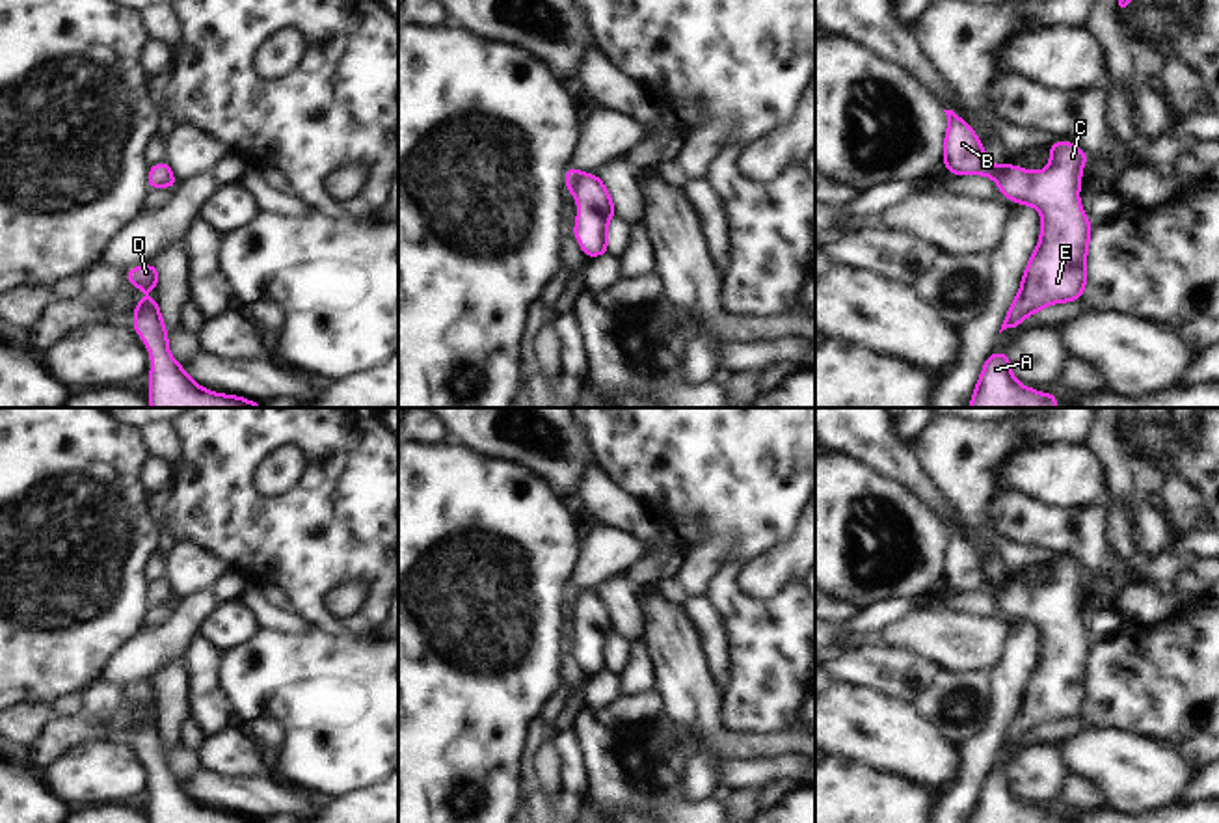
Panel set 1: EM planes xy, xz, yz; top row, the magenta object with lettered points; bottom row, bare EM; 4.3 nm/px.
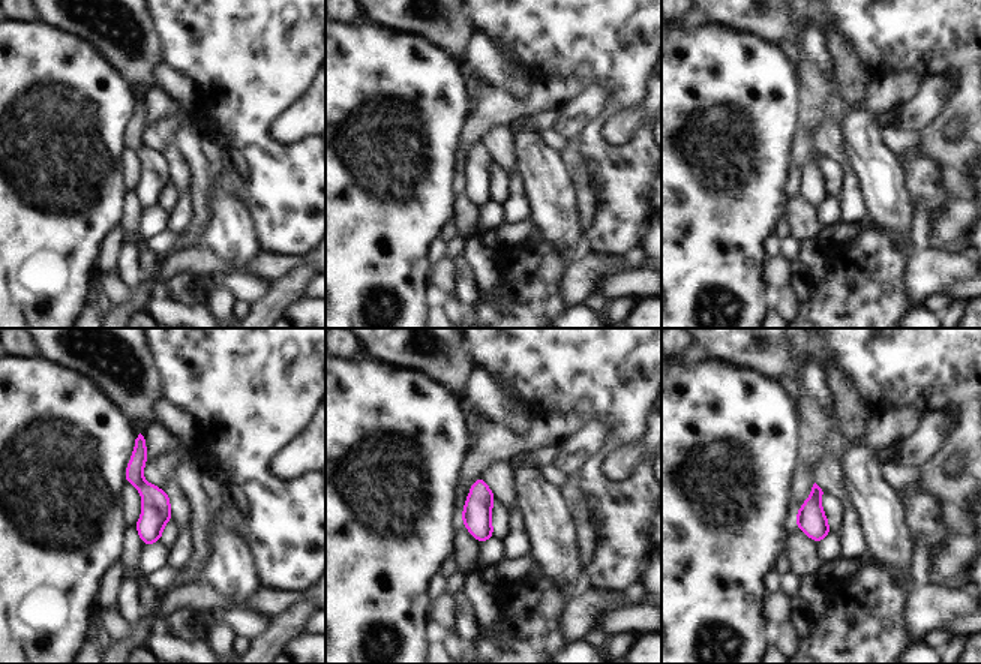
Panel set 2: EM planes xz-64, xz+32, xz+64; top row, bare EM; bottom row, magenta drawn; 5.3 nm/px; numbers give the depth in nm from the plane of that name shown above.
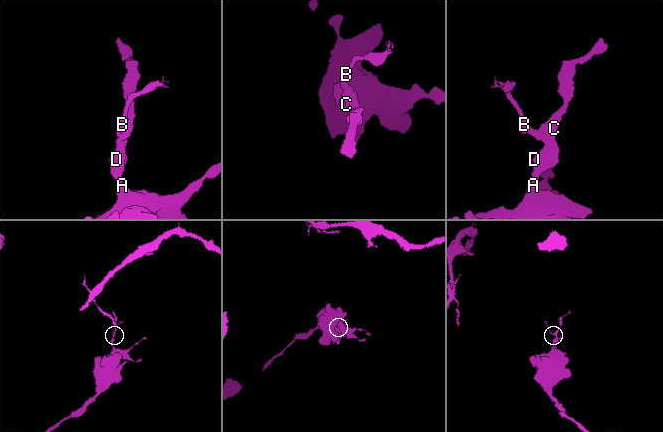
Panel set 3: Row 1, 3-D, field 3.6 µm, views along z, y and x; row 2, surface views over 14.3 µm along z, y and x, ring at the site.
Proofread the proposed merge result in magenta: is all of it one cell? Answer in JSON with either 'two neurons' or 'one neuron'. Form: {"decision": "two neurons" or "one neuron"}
{"decision": "two neurons"}

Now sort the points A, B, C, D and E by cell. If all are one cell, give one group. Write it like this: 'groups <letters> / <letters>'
groups A C D E / B

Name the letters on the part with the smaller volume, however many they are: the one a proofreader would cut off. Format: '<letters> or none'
B

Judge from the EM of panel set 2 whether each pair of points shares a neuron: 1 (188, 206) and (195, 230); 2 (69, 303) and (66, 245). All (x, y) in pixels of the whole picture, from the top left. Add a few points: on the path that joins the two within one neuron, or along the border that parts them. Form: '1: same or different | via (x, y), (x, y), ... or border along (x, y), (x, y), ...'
1: different | border along (189, 191), (194, 197), (194, 221), (183, 234)
2: same | via (62, 288), (62, 260)

